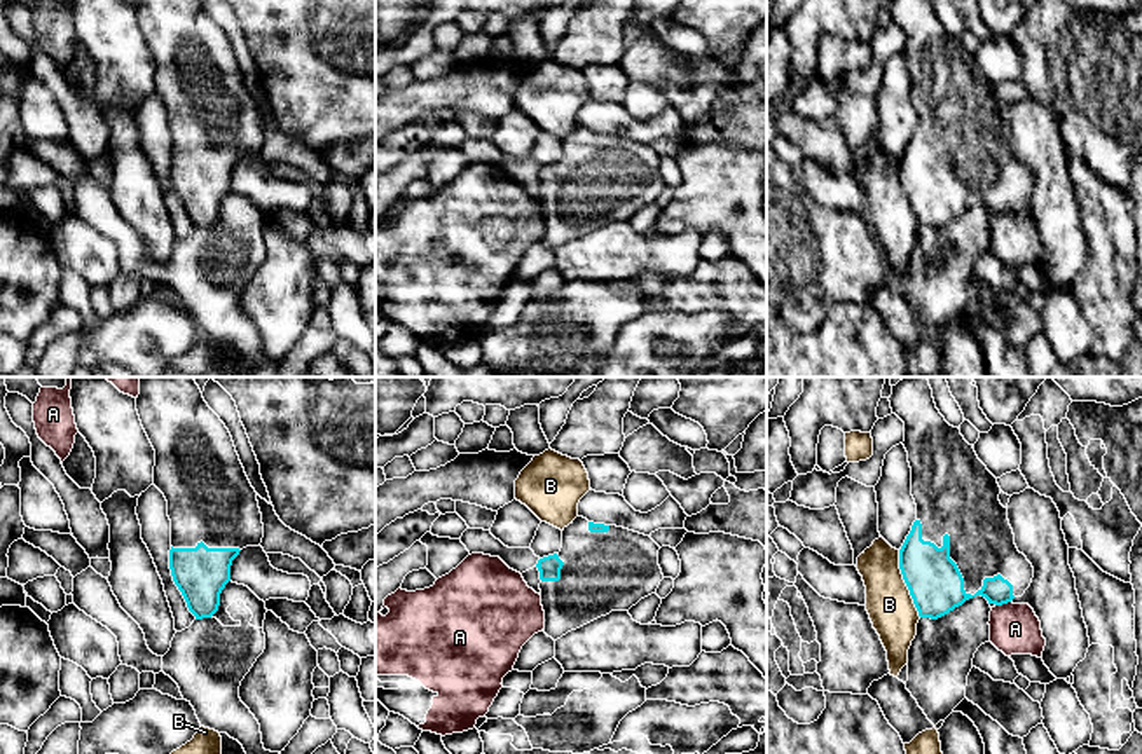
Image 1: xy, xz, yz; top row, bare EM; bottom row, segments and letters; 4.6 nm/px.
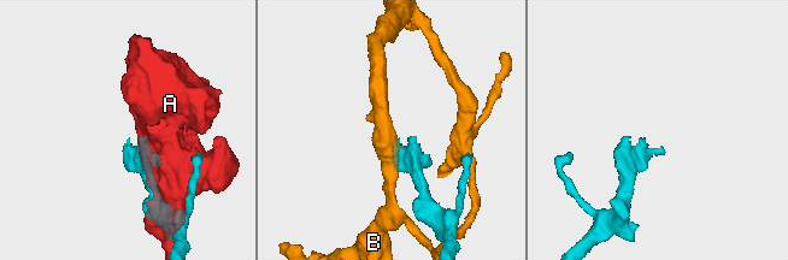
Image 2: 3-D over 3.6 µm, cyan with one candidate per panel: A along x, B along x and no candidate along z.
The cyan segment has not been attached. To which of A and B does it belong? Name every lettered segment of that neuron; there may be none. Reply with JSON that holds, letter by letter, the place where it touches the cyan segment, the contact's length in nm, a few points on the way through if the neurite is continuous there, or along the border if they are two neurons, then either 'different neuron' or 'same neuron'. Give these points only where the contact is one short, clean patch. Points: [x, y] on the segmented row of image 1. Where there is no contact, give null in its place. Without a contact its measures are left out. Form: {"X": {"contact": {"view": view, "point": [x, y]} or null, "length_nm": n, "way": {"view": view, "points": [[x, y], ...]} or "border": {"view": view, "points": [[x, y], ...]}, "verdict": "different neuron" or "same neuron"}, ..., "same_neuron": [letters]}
{"A": {"contact": {"view": "yz", "point": [1003, 603]}, "length_nm": 80, "verdict": "different neuron"}, "B": {"contact": {"view": "yz", "point": [905, 582]}, "length_nm": 320, "verdict": "different neuron"}, "same_neuron": []}

